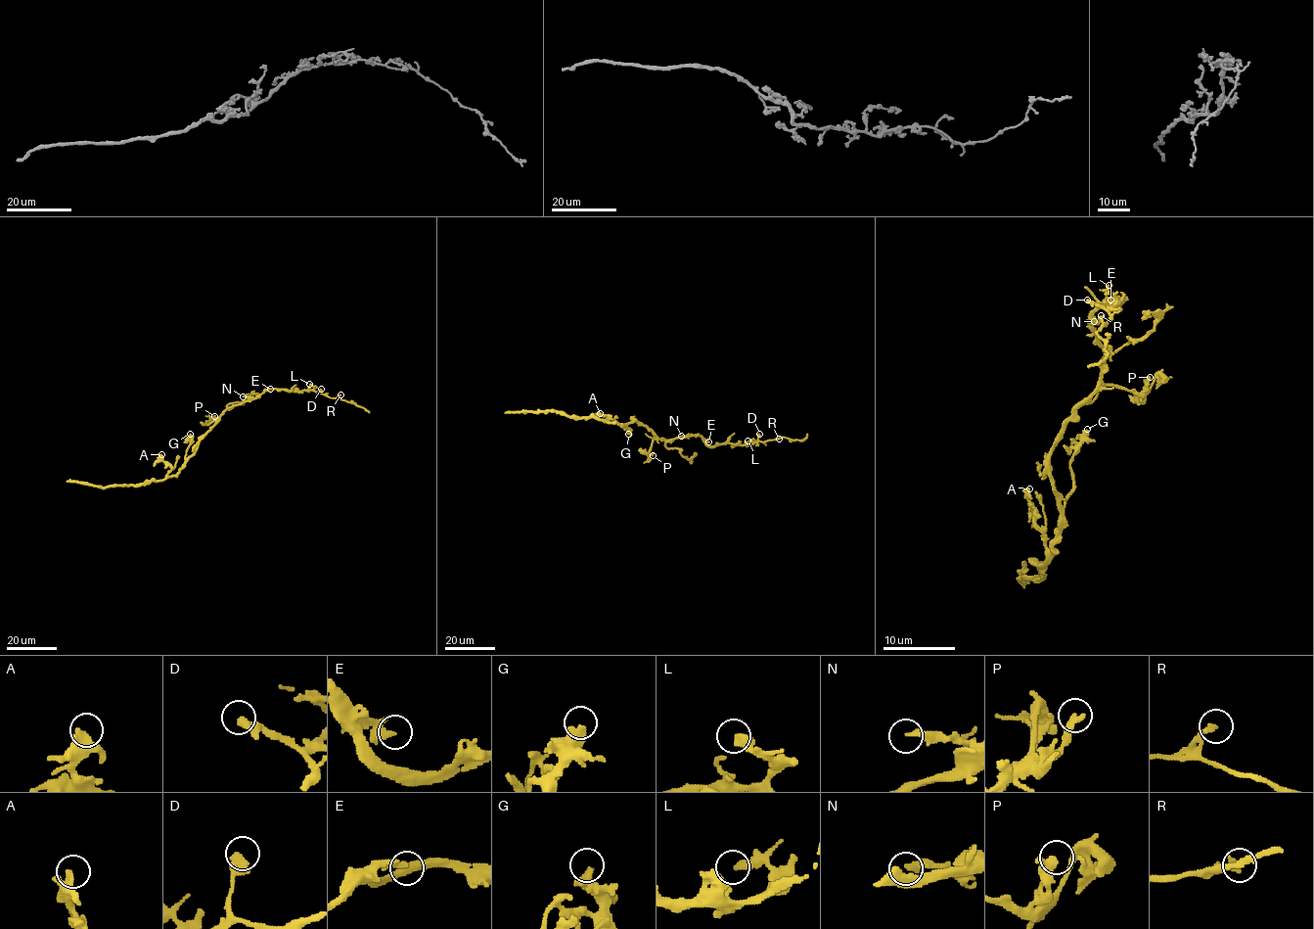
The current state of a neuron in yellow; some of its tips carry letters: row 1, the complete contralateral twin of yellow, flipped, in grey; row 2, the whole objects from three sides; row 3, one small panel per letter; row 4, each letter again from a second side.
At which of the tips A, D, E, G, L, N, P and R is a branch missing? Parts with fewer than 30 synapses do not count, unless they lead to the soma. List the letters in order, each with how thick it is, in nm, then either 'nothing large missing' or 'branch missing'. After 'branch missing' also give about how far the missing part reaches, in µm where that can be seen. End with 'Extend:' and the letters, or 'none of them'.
A: calibre 360 nm; nothing large missing
D: calibre 400 nm; nothing large missing
E: calibre 240 nm; nothing large missing
G: calibre 500 nm; branch missing; missing 15 µm
L: calibre 320 nm; nothing large missing
N: calibre 260 nm; nothing large missing
P: calibre 400 nm; nothing large missing
R: calibre 220 nm; nothing large missing
Extend: G

